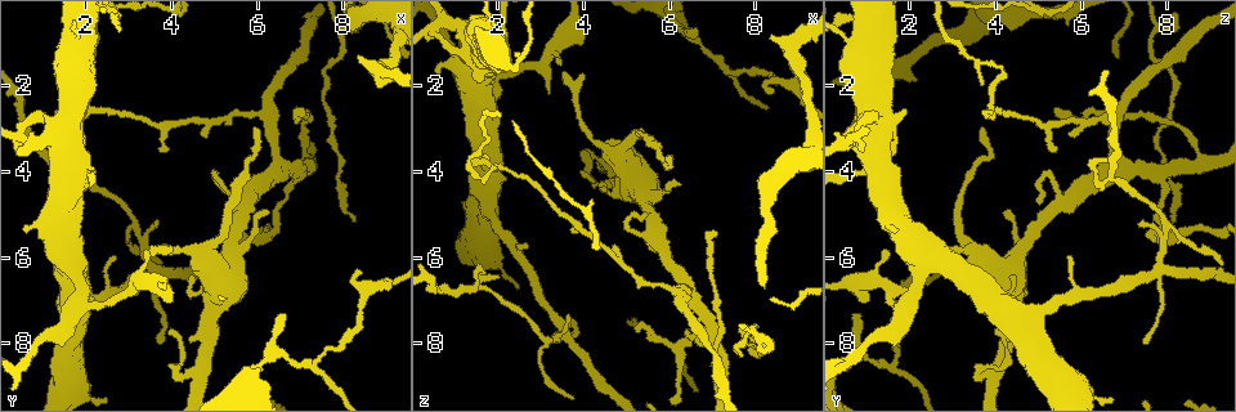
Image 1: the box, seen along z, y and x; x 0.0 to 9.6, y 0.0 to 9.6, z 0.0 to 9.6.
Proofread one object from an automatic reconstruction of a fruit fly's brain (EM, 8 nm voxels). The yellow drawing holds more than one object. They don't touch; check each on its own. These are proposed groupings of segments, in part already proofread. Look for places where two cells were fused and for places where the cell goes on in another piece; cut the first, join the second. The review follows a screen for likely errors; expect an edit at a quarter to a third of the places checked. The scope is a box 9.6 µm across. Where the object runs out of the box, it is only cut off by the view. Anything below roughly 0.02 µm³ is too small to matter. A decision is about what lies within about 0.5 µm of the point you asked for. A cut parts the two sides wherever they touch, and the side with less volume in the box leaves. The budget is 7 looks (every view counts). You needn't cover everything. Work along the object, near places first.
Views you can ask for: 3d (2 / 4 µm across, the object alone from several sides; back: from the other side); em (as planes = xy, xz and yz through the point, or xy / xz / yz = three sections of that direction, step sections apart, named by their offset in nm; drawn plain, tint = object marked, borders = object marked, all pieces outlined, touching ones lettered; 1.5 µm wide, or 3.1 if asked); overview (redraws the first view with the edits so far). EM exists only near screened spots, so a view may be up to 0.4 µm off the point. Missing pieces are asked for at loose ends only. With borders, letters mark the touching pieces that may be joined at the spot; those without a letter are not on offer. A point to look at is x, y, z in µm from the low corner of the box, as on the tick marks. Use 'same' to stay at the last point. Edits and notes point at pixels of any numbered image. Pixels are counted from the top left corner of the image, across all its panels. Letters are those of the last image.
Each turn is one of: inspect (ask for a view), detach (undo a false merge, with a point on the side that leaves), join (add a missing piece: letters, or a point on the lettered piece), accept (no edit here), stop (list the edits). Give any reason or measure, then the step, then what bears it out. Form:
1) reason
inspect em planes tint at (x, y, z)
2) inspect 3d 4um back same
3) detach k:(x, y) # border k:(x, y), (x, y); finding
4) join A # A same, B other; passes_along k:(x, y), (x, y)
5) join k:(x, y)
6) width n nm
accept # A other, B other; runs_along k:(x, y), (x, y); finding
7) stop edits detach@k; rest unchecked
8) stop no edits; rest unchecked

an open end
inspect em planes borders at (0.65, 5.35, 1.70)

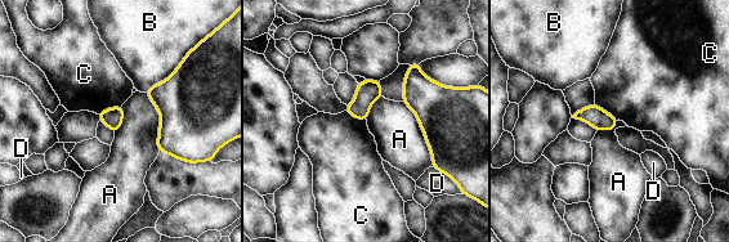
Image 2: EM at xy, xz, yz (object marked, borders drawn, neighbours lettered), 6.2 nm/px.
accept # A other, B other, C other, D other; border 2:(401, 102), (412, 111), (434, 166); no lettered piece goes on from it

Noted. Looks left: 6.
thin end
inspect em xy step 8 tint at (3.95, 7.70, 3.95)

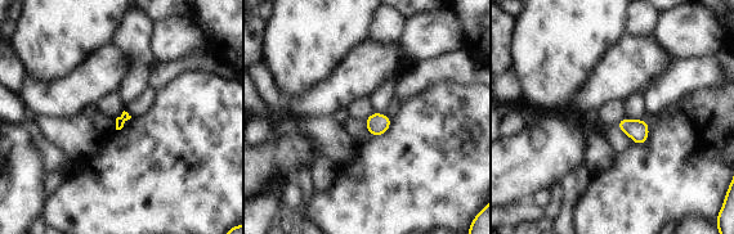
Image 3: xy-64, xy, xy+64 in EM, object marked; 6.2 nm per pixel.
another direction
inspect em planes borders same

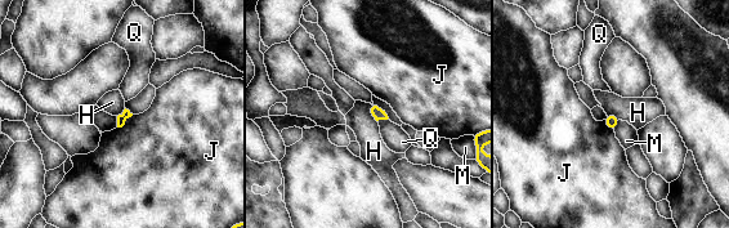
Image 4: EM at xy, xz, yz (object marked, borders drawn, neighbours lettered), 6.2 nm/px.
accept # H other, J other, M other, Q other; no lettered piece goes on from it

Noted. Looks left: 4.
sudden change in width
inspect 3d 2um at (8.10, 0.70, 7.80)

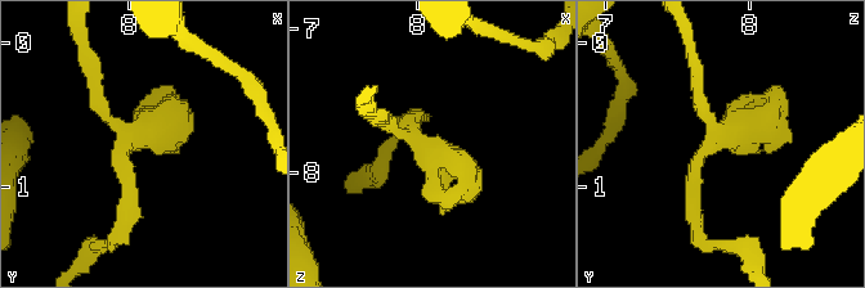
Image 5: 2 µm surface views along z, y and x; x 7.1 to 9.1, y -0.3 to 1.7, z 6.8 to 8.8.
inspect em xz step 8 tint at (8.02, 0.66, 7.80)

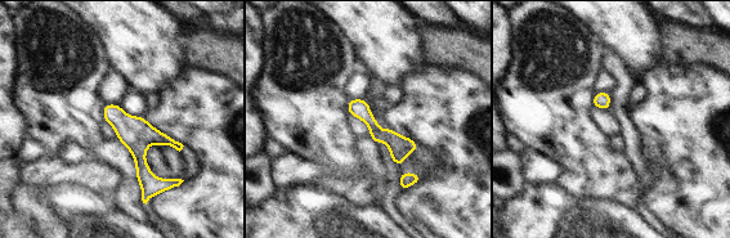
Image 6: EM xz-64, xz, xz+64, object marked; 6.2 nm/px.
cut it another way
inspect em planes borders same

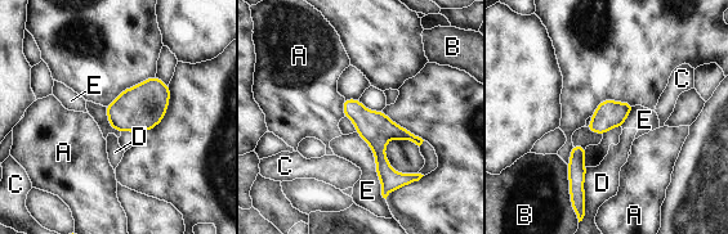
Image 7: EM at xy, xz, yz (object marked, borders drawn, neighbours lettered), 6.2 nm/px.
width 170 nm
accept # A other, B other, C other, D other, E other; border 7:(356, 131), (374, 156), (385, 199); all the same cell

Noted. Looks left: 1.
stop no edits; rest unchecked

